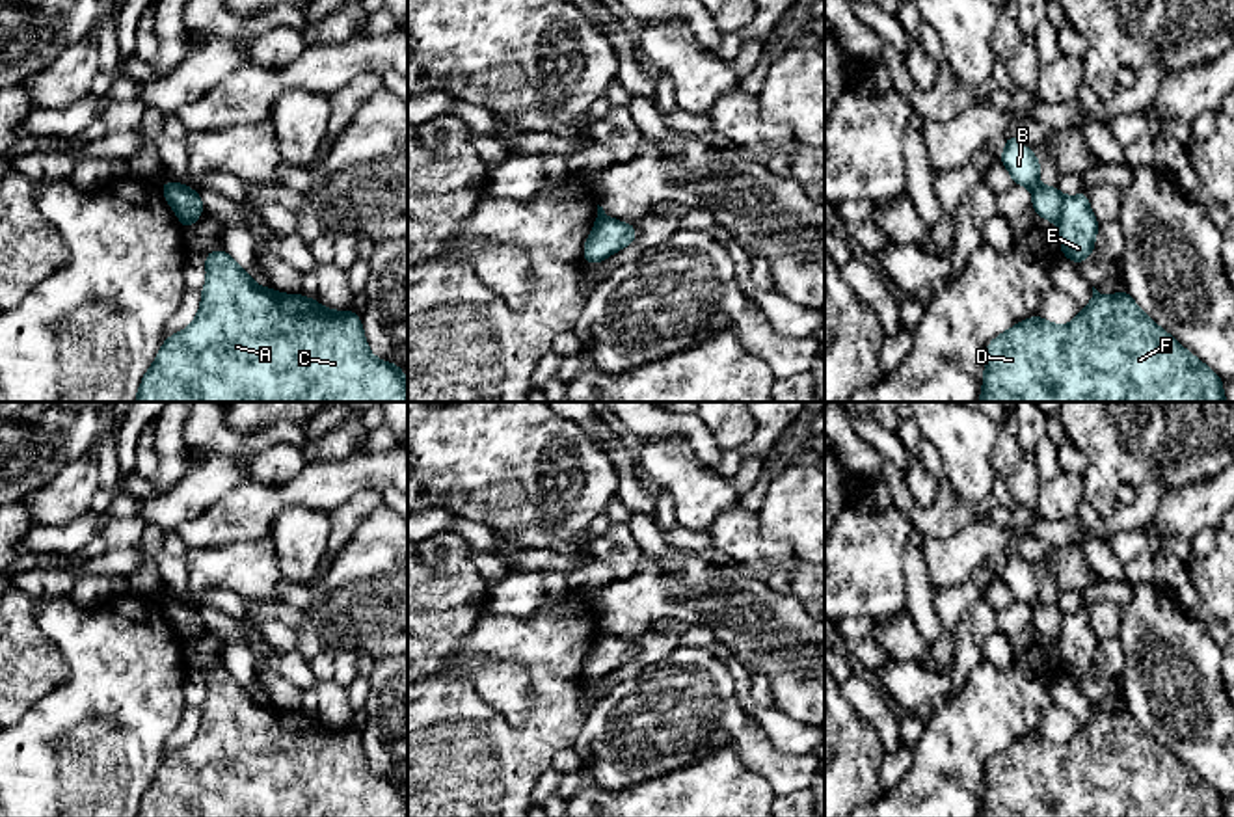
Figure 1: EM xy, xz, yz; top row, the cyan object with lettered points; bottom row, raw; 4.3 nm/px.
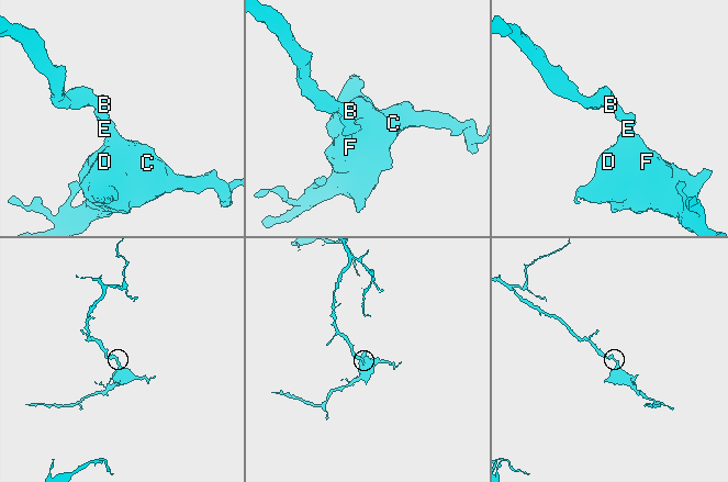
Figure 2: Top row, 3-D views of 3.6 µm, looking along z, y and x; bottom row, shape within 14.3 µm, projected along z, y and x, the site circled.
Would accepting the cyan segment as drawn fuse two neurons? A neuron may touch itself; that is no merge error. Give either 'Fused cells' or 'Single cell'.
Fused cells

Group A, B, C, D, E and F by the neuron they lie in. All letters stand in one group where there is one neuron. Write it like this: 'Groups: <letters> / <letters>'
Groups: A C D E F / B

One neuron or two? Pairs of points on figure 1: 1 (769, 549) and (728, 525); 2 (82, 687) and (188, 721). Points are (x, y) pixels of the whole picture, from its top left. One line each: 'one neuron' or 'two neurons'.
1: one neuron
2: two neurons

